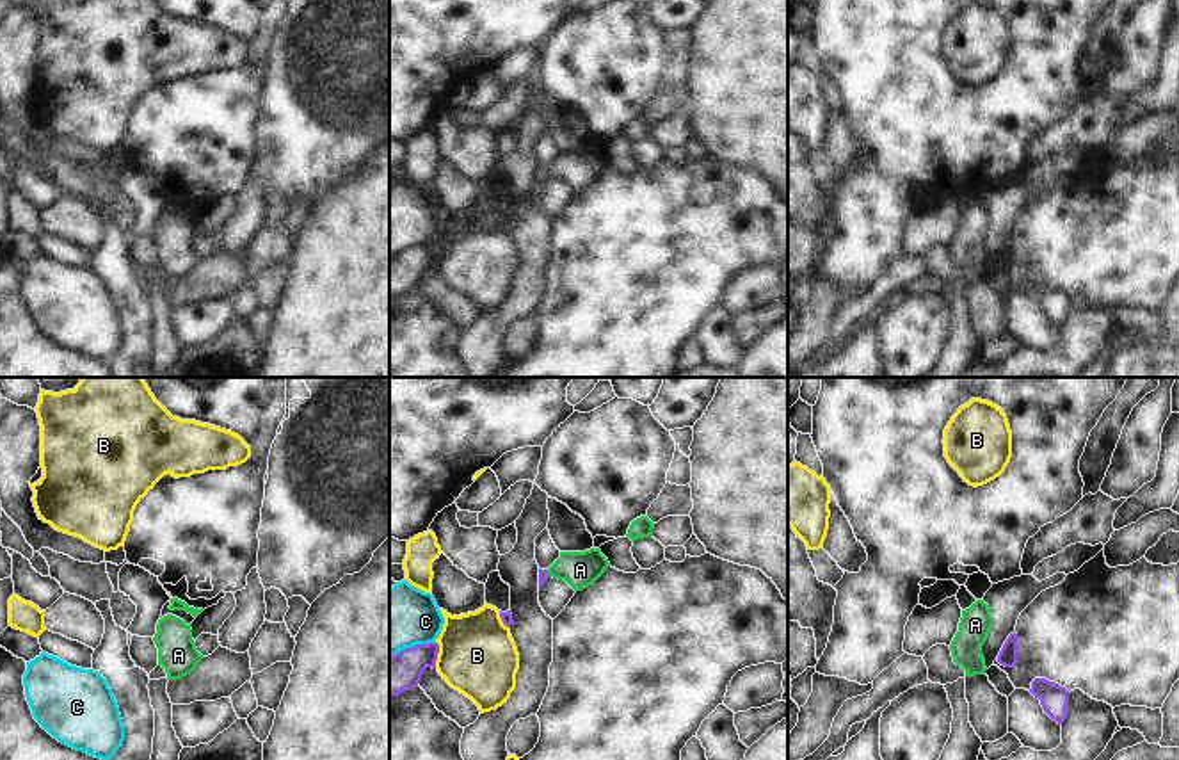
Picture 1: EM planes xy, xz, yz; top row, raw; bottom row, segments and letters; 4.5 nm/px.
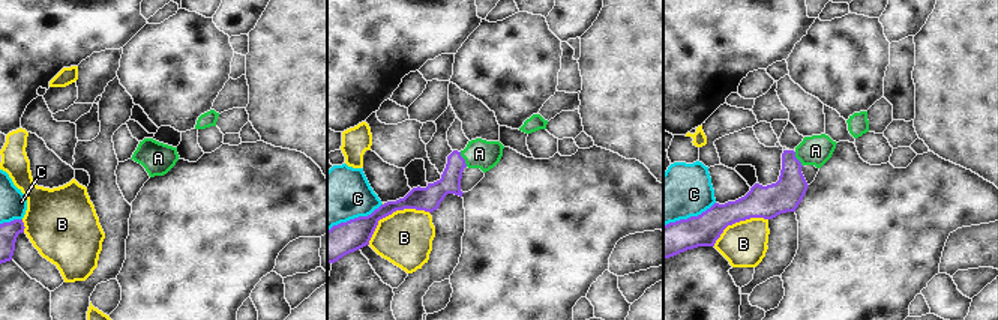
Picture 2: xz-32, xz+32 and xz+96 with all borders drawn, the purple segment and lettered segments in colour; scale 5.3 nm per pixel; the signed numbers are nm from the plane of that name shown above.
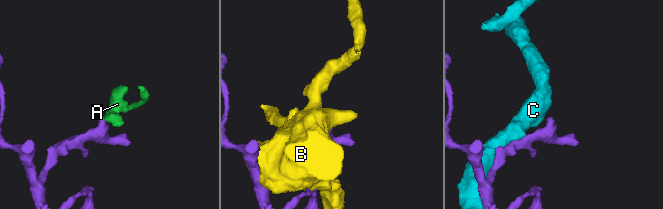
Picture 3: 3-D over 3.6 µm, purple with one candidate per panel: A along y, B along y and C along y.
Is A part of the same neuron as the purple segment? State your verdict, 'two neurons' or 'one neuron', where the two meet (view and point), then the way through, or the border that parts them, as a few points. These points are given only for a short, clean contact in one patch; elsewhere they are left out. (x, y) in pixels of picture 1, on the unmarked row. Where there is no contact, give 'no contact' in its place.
one neuron | xz (546, 175) | across xz (543, 177), (546, 175), (580, 171)

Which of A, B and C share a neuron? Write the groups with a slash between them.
A / B / C

